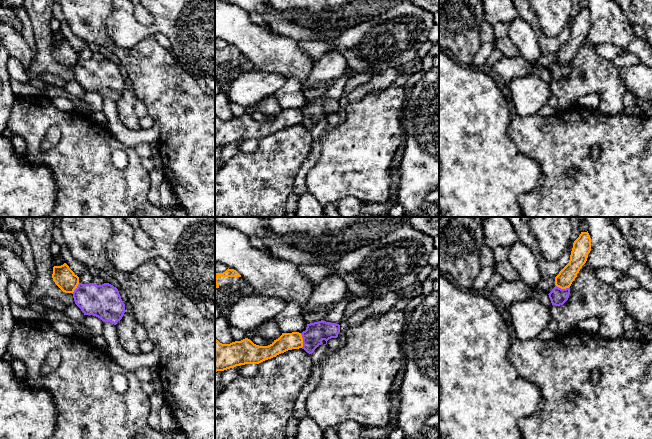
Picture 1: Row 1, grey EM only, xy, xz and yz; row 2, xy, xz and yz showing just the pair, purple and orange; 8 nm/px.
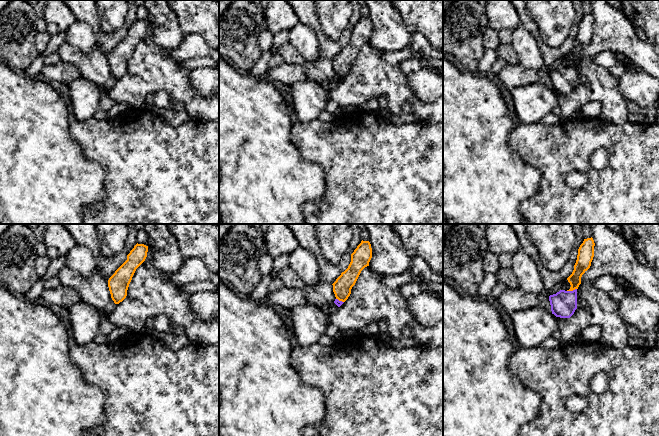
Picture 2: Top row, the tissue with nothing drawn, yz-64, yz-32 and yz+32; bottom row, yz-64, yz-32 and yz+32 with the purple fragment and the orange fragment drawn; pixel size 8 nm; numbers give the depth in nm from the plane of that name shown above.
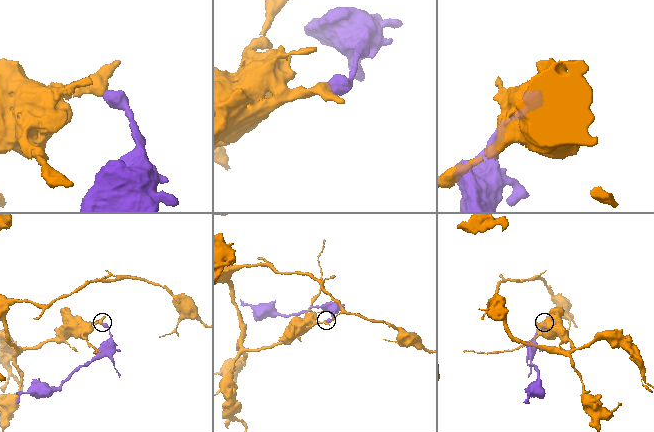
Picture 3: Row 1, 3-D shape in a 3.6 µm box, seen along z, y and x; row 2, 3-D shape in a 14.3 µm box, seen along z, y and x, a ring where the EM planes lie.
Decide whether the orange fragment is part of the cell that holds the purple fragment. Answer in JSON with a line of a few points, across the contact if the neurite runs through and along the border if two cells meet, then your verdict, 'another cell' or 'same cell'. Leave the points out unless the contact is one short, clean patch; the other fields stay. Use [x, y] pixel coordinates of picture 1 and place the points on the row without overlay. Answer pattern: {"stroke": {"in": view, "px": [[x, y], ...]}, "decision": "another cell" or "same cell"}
{"stroke": {"in": "xz", "px": [[300, 109], [302, 123]]}, "decision": "another cell"}

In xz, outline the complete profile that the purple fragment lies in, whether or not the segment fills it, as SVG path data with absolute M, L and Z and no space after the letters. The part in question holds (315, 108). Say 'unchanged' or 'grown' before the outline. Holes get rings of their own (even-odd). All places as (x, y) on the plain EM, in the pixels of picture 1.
unchanged; M319 97L307 100L306 106L301 109L303 114L303 123L307 129L312 130L314 126L331 114L337 114L340 108L340 101L336 99Z

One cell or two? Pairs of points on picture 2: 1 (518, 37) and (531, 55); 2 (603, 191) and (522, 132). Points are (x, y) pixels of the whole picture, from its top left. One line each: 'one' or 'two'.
1: one
2: one

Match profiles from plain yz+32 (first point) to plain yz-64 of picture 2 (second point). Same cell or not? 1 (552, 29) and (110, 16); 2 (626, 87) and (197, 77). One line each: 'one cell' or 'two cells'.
1: one cell
2: one cell

